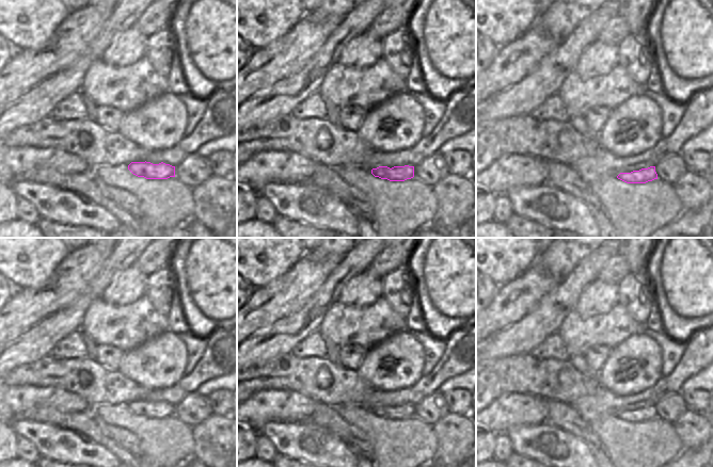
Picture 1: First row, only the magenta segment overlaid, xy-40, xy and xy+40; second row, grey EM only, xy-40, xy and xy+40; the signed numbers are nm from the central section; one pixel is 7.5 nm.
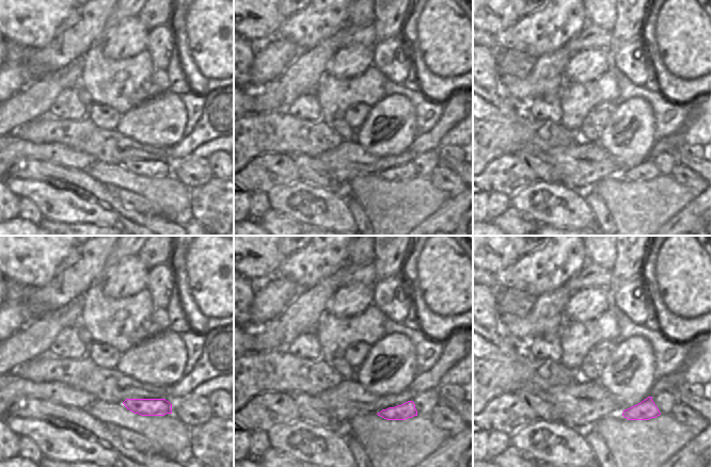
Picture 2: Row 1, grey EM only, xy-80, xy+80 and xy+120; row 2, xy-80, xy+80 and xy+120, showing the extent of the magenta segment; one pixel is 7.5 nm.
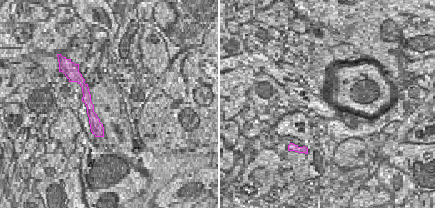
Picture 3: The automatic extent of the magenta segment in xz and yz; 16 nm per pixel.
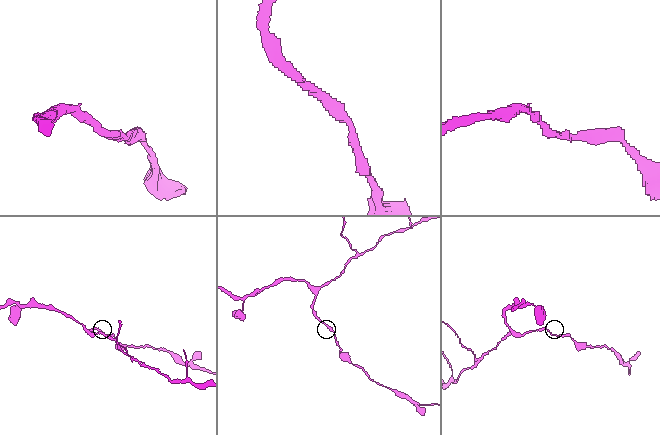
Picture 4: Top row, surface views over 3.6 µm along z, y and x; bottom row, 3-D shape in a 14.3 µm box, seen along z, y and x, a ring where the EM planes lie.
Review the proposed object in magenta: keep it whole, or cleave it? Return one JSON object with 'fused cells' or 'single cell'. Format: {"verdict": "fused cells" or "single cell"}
{"verdict": "single cell"}

